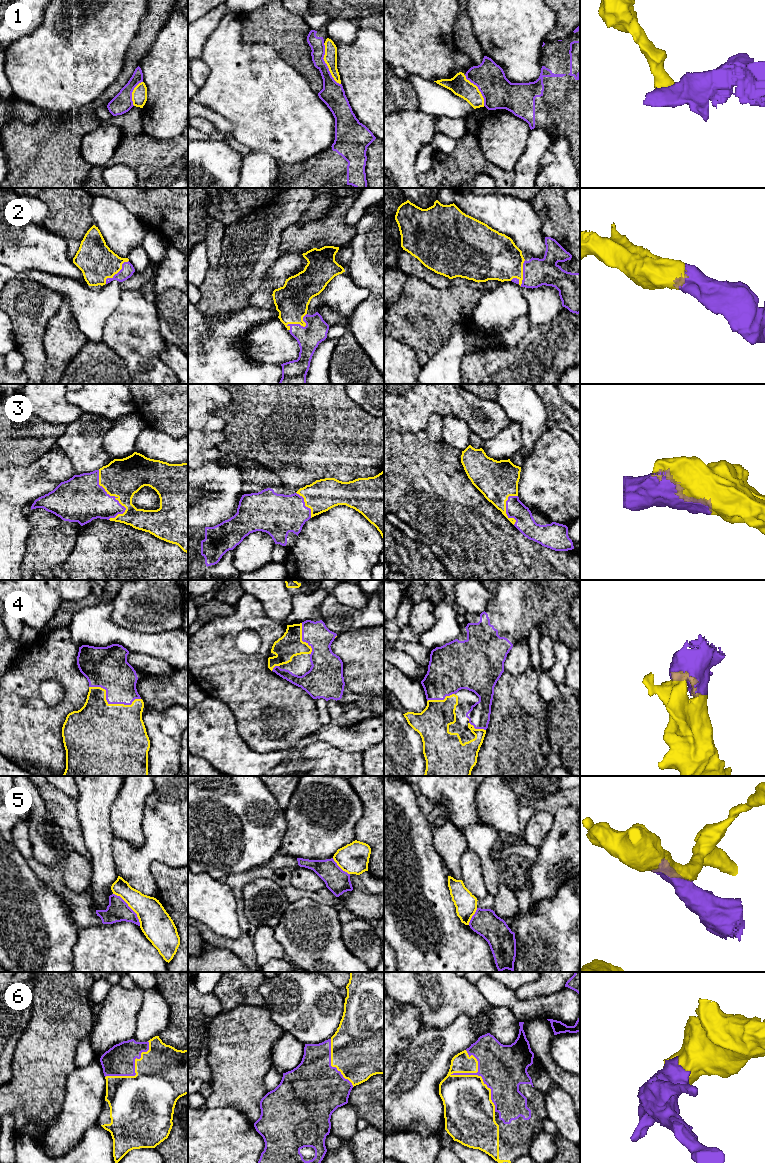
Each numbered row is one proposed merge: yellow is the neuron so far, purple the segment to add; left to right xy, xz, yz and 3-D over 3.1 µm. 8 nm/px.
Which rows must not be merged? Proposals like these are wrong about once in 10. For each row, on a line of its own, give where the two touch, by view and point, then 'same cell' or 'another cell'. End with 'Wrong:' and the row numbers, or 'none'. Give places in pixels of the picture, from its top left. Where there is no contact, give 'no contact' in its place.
1: meets yellow in xz at (326, 63); another cell
2: meets yellow in yz at (522, 273); same cell
3: meets yellow in xy at (112, 495); same cell
4: meets yellow in xy at (110, 704); same cell
5: meets yellow in xy at (130, 907); another cell
6: meets yellow in yz at (482, 1079); same cell
Wrong: 1, 5

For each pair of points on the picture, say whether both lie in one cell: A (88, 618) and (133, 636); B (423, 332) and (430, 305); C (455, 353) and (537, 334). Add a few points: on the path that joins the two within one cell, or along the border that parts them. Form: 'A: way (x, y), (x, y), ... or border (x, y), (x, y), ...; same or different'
A: way (99, 629), (104, 633), (122, 636); same
B: way (425, 325), (430, 312); same
C: border (466, 354), (461, 362), (460, 373); different

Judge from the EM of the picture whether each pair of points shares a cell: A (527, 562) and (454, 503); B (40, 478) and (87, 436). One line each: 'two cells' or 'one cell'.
A: one cell
B: two cells

